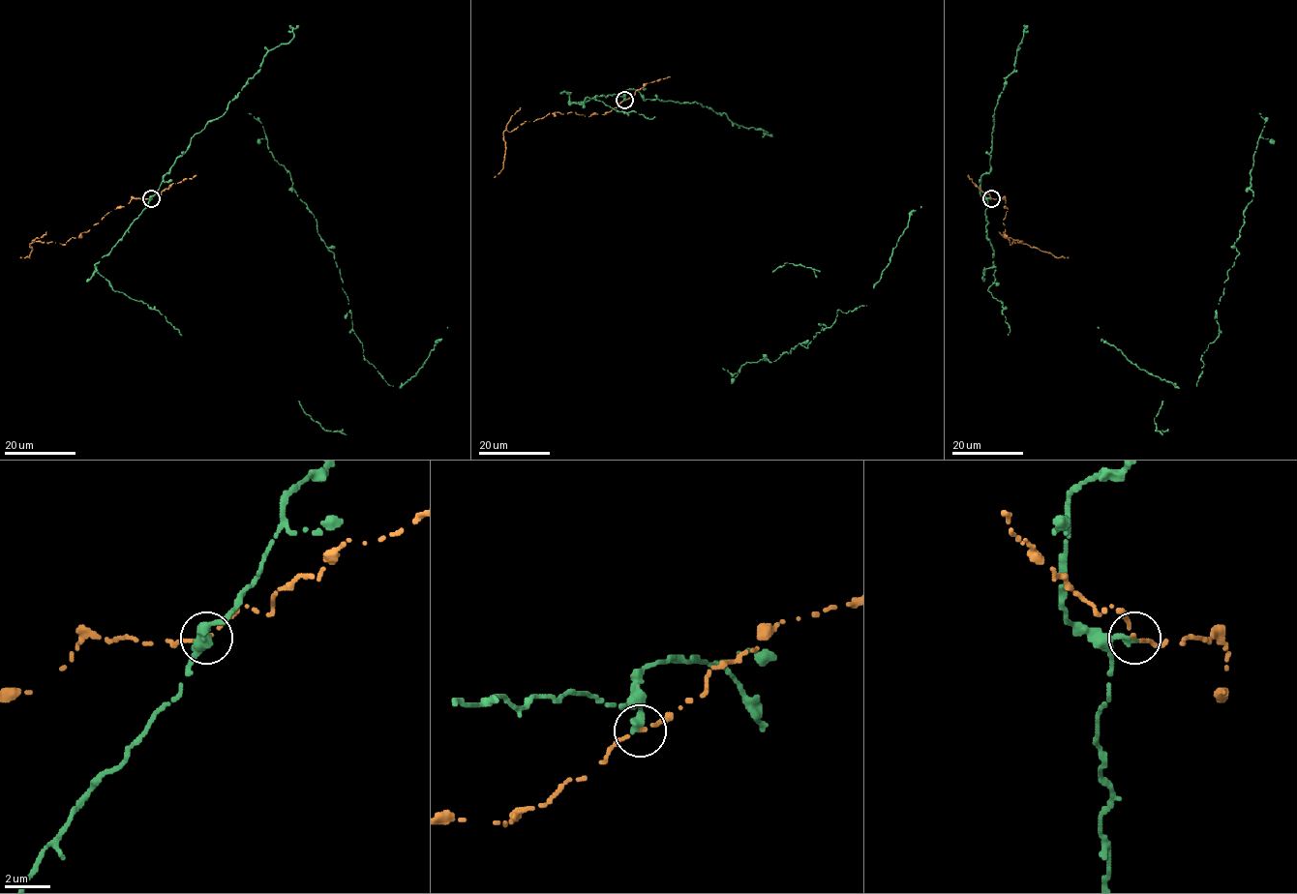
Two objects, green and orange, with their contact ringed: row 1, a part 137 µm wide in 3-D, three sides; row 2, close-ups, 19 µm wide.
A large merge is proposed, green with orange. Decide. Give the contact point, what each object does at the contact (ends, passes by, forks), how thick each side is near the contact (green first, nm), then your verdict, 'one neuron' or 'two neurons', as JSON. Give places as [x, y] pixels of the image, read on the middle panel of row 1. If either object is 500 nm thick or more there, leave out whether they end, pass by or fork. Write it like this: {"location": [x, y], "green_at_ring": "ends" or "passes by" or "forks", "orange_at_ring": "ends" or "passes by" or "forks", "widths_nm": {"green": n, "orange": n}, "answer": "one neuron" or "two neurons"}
{"location": [624, 100], "green_at_ring": "ends", "orange_at_ring": "passes by", "widths_nm": {"green": 340, "orange": 140}, "answer": "two neurons"}

